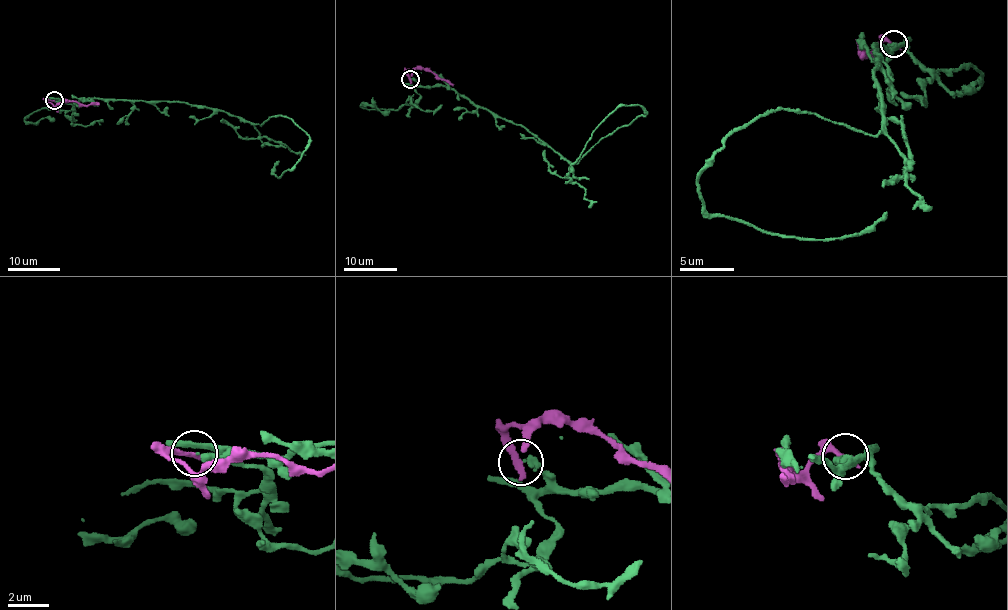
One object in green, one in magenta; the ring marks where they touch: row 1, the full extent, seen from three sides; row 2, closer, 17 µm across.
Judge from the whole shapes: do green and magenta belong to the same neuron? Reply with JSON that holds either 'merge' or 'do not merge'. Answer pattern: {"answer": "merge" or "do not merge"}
{"answer": "do not merge"}

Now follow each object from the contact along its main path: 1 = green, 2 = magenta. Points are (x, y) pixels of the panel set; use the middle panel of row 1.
1: (411, 79), (455, 88), (576, 164), (646, 112), (642, 108), (620, 105), (596, 129), (573, 169), (577, 178)
2: (411, 79), (408, 70), (422, 69), (434, 72), (453, 85)

